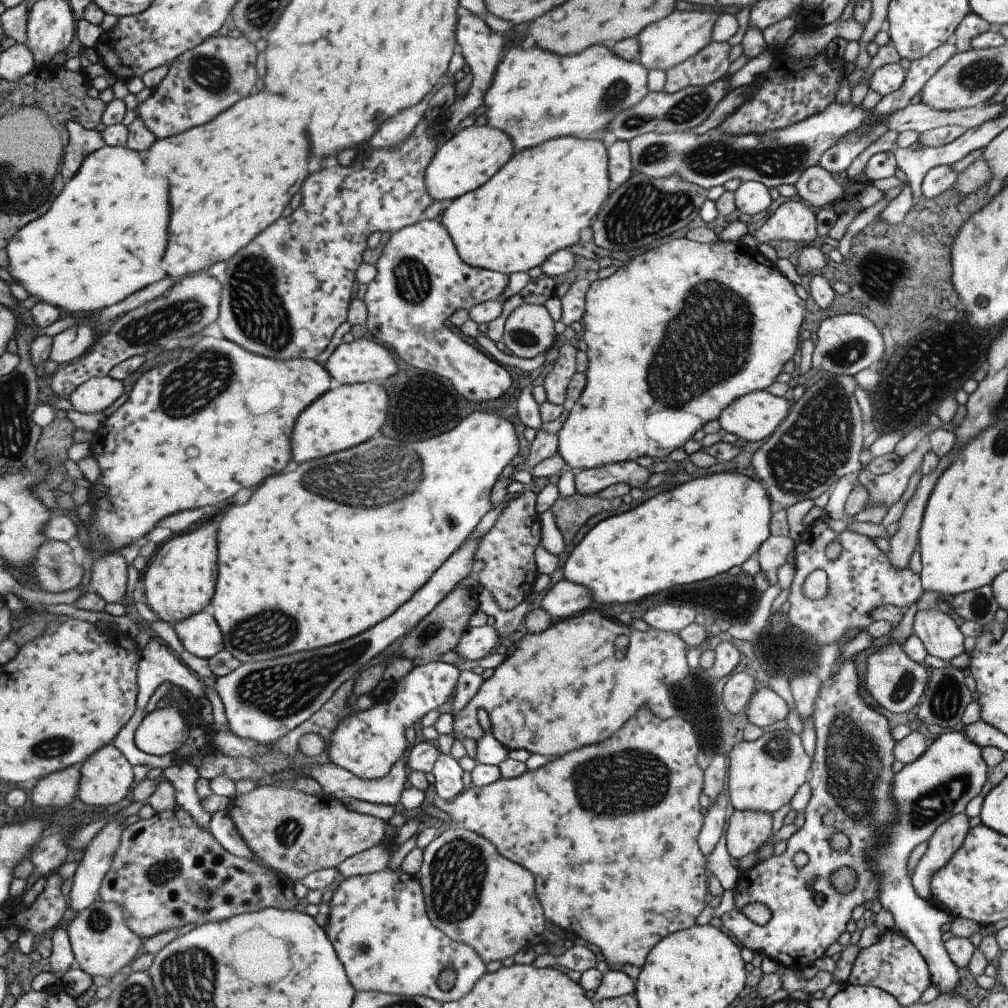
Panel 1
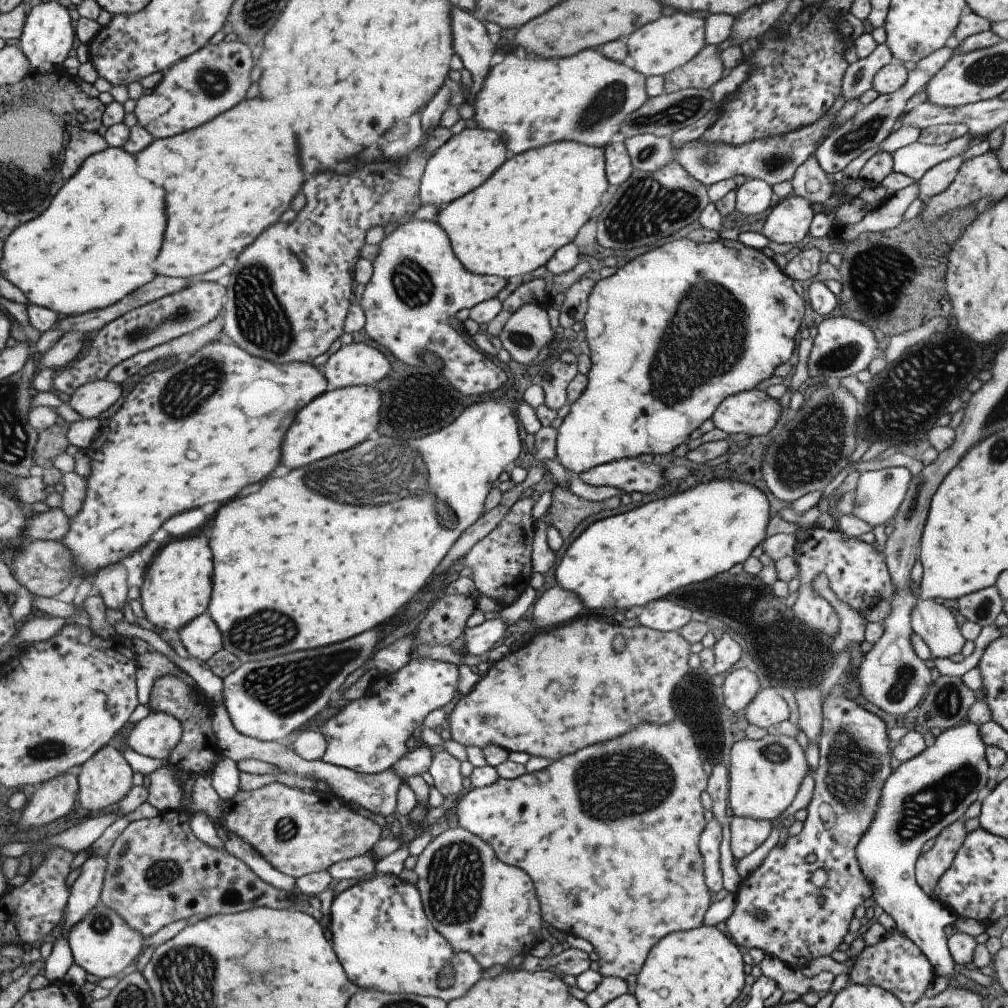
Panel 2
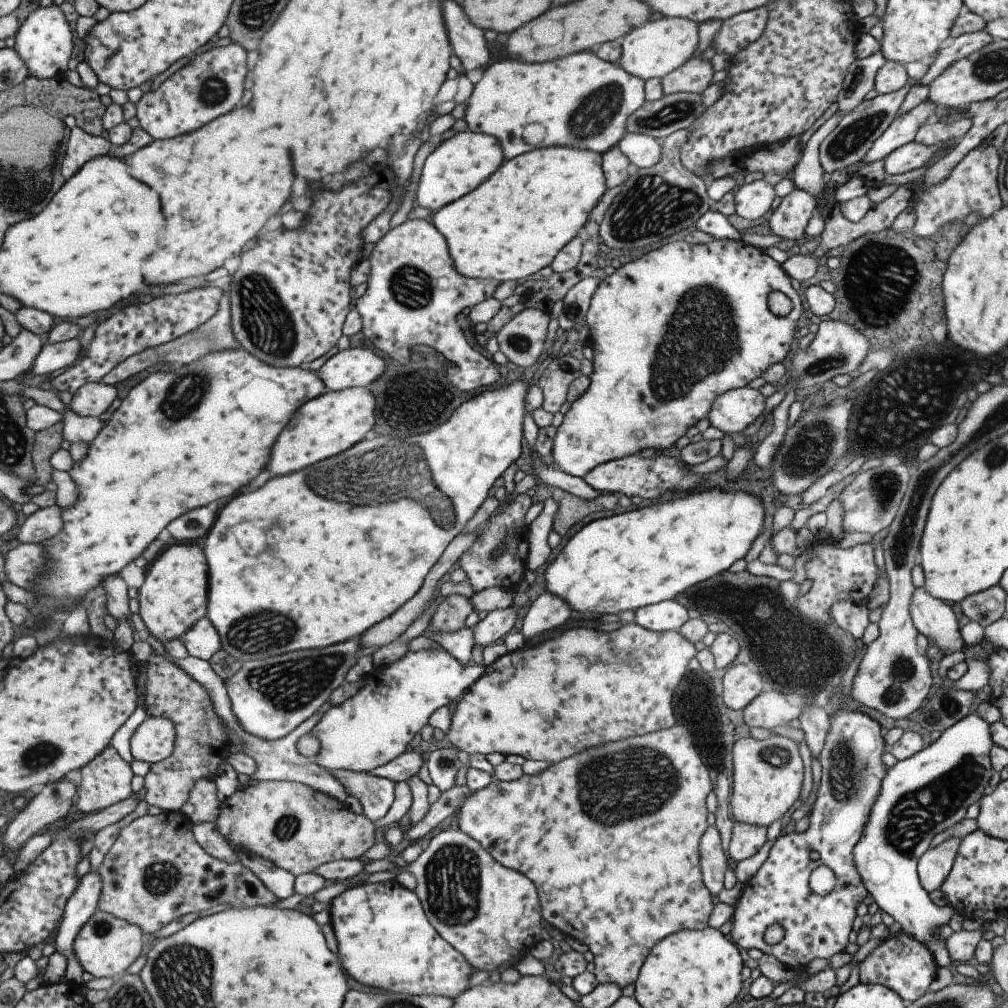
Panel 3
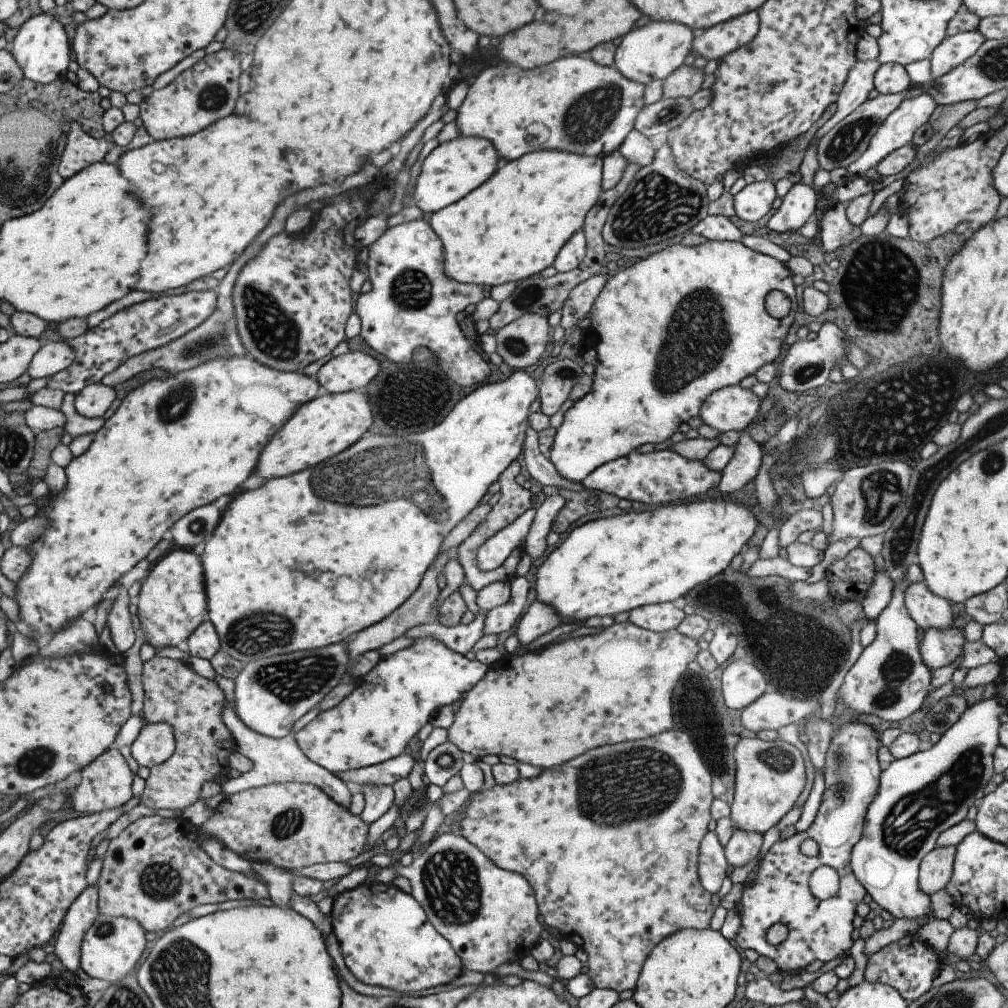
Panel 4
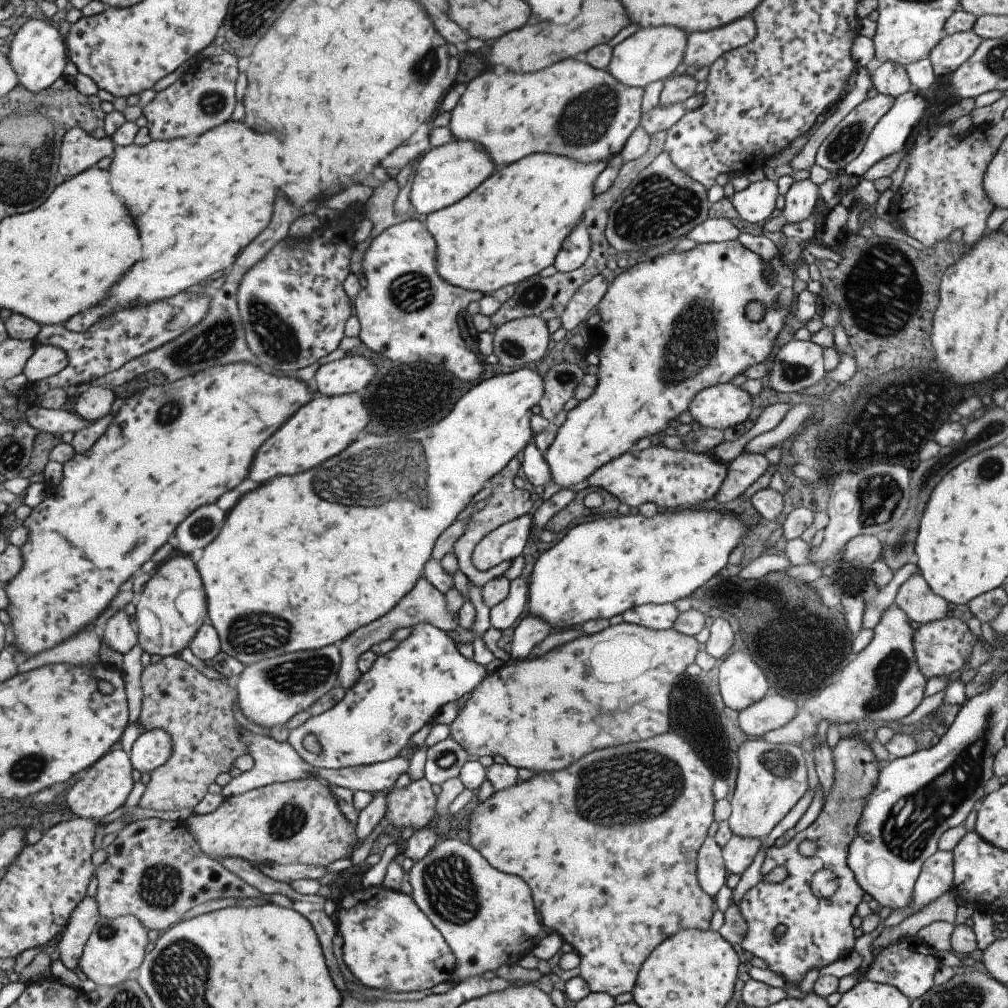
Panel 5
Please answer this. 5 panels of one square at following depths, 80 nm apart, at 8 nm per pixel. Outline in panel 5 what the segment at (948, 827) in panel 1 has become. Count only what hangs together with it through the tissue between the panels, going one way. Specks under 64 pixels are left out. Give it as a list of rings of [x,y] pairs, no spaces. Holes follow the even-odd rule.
[[[936,850],[921,865],[912,888],[910,904],[903,909],[891,911],[882,921],[884,927],[894,927],[911,913],[920,911],[931,900],[942,895],[952,886],[952,852]]]

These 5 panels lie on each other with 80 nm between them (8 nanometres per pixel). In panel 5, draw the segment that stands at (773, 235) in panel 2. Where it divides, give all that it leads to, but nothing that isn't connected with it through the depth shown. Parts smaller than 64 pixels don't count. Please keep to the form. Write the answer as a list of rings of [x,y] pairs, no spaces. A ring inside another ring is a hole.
[[[811,180],[793,181],[789,190],[784,194],[784,206],[777,217],[767,220],[762,230],[769,232],[780,231],[783,222],[795,224],[811,217],[813,206],[817,204],[818,186]]]

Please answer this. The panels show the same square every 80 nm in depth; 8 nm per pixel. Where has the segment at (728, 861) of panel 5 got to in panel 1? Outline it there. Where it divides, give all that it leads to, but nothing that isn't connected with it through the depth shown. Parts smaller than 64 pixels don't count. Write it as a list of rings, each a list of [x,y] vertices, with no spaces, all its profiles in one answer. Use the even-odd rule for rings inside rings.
[[[734,810],[726,821],[725,846],[731,858],[756,851],[770,837],[771,814]]]

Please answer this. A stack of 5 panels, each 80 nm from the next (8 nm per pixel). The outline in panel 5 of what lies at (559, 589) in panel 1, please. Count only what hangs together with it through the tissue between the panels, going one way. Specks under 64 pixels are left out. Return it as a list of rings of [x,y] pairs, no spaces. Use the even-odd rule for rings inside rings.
[[[529,613],[513,630],[511,636],[511,649],[508,652],[513,660],[525,659],[531,648],[539,644],[551,630],[550,624],[540,616]]]

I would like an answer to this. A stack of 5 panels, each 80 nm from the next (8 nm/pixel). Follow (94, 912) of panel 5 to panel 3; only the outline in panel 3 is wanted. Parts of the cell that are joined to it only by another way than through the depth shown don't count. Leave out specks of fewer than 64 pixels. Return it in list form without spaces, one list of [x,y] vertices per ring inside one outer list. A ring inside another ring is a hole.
[[[88,871],[81,876],[73,894],[65,903],[58,930],[55,930],[52,939],[50,939],[54,950],[65,955],[64,980],[81,983],[81,974],[84,970],[74,957],[72,942],[81,925],[85,924],[90,914],[98,908],[100,888],[100,876],[97,871]]]

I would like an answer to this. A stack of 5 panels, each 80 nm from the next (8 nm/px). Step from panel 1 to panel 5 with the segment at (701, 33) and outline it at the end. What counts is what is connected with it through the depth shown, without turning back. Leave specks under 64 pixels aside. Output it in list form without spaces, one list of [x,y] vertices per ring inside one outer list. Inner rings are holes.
[[[671,25],[641,27],[612,48],[612,55],[606,71],[620,83],[644,88],[645,85],[665,79],[682,62],[688,35]]]

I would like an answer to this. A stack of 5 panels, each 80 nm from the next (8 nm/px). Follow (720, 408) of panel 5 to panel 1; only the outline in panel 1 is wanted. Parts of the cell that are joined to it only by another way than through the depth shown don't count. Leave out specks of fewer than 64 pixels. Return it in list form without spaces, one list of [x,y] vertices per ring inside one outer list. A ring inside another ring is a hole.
[[[763,389],[730,402],[717,420],[725,432],[741,440],[759,442],[777,428],[789,407],[784,397],[776,397]]]

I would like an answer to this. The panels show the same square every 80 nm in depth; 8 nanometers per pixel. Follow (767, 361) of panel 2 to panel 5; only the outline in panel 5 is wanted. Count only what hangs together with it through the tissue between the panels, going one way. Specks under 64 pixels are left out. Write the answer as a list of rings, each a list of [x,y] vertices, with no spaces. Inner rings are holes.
[[[737,239],[732,241],[725,241],[720,243],[701,243],[696,244],[688,251],[676,253],[669,251],[660,254],[652,259],[645,260],[645,262],[637,262],[629,269],[621,270],[620,274],[613,278],[613,281],[608,283],[605,294],[602,294],[601,300],[594,306],[595,312],[599,314],[599,322],[597,330],[604,338],[604,343],[597,348],[598,364],[596,379],[593,392],[589,398],[578,402],[577,405],[566,412],[564,422],[555,428],[556,435],[547,447],[547,450],[542,453],[544,461],[547,463],[551,473],[551,480],[563,488],[569,488],[573,484],[583,482],[592,472],[597,468],[603,466],[606,462],[621,456],[625,451],[630,451],[632,446],[640,438],[649,438],[655,436],[659,432],[664,432],[670,420],[676,419],[679,414],[688,410],[690,400],[703,389],[712,387],[718,384],[729,383],[735,376],[739,376],[748,366],[753,366],[758,362],[763,362],[771,352],[773,340],[781,328],[783,328],[784,320],[794,312],[793,308],[793,270],[790,264],[779,256],[770,258],[769,264],[775,272],[775,280],[772,285],[763,278],[763,261],[762,258],[747,250]],[[755,301],[761,304],[763,309],[763,316],[757,322],[751,322],[745,316],[745,307],[749,302]]]

